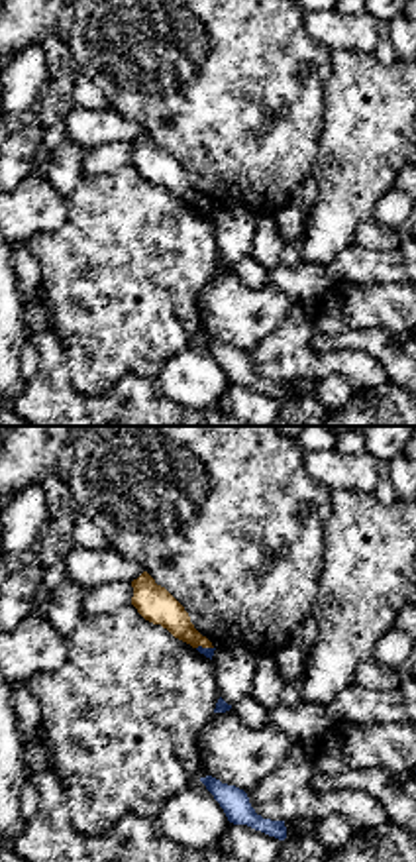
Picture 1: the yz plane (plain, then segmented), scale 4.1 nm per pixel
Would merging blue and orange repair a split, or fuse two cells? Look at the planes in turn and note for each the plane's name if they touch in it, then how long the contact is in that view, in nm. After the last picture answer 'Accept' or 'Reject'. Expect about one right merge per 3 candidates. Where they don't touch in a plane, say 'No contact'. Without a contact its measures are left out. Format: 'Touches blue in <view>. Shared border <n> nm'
Touches blue in yz. Shared border 70 nm

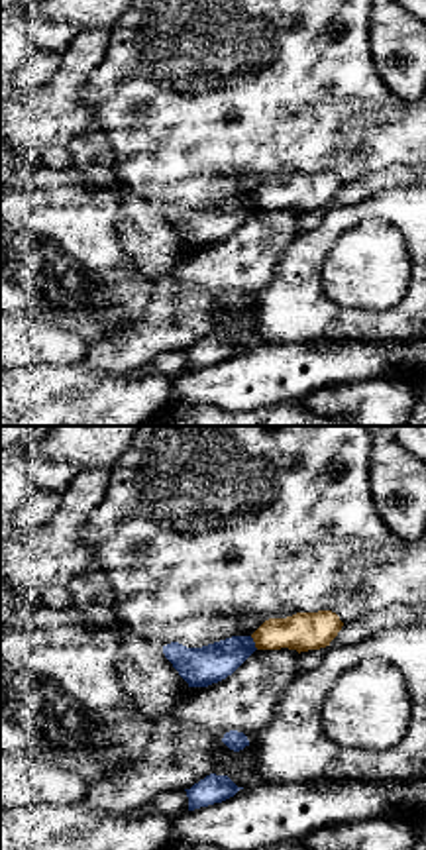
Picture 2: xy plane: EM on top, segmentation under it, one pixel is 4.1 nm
Touches blue in xy. Shared border 70 nm

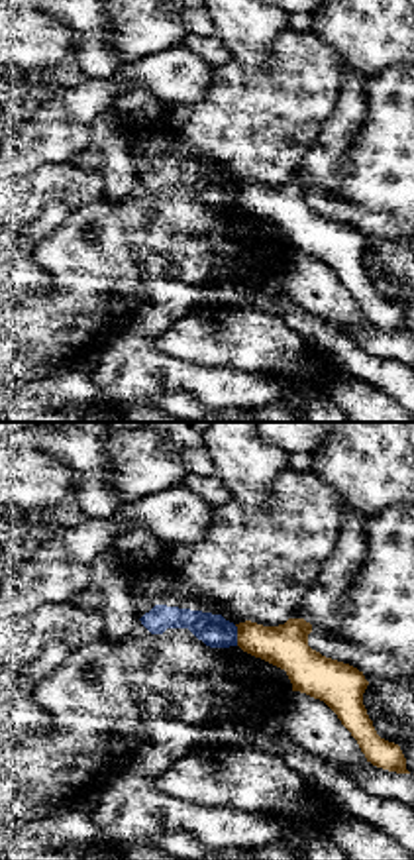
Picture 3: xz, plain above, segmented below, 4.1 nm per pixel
Touches blue in xz. Shared border 90 nm

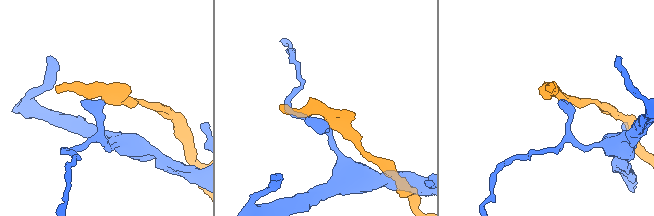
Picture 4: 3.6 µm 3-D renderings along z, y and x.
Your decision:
Reject

